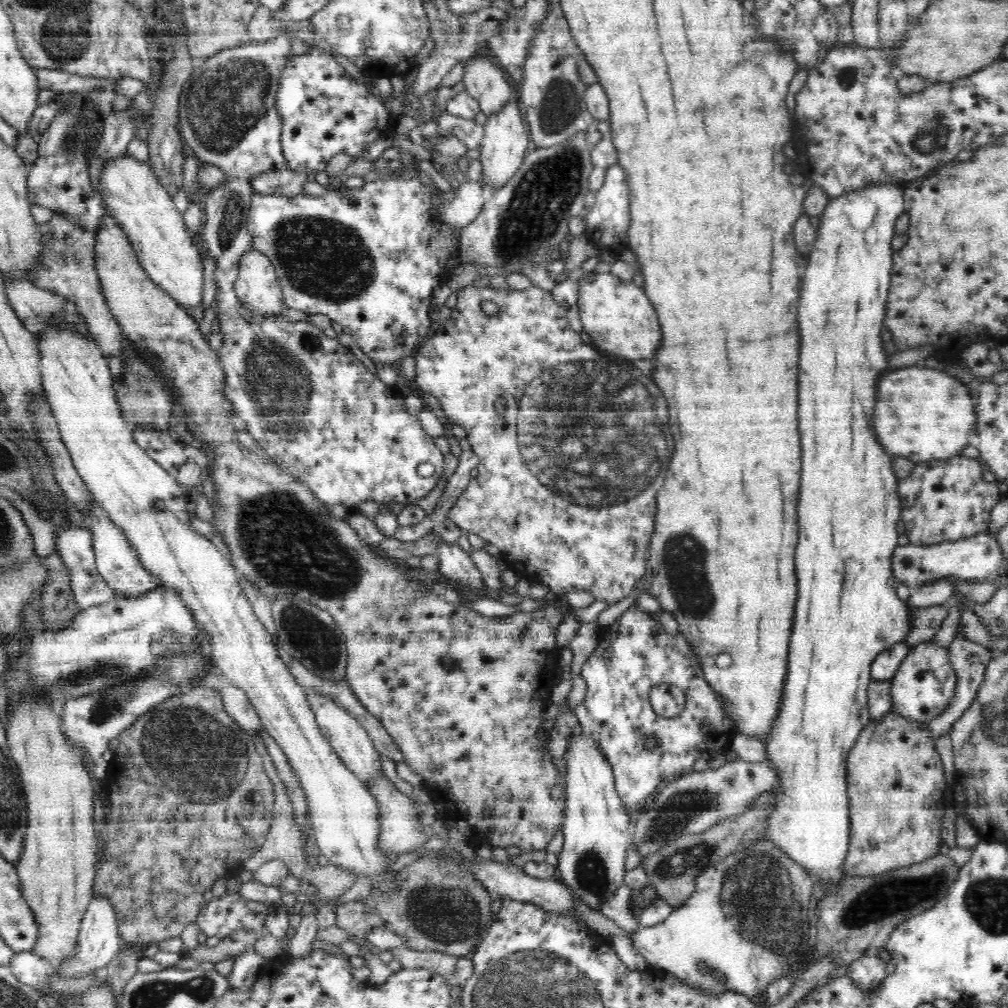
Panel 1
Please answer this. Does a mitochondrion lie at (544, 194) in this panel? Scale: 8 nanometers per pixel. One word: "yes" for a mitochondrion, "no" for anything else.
yes

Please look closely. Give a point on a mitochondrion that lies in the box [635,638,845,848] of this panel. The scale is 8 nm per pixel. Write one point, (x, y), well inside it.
(679, 808)

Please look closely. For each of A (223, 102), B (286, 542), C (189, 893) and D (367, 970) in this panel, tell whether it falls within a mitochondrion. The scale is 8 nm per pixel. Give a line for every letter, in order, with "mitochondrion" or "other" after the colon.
A: mitochondrion
B: mitochondrion
C: other
D: other

